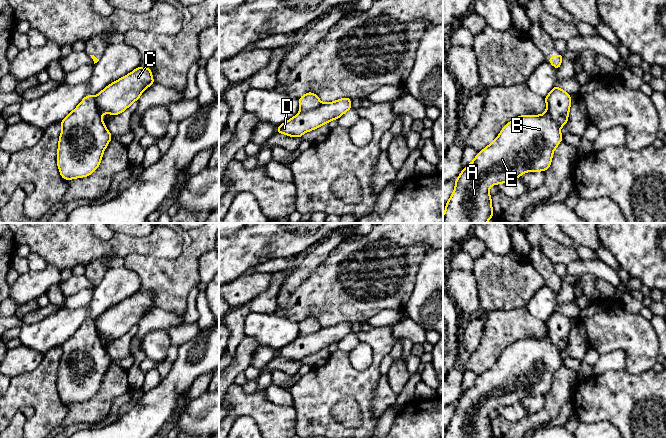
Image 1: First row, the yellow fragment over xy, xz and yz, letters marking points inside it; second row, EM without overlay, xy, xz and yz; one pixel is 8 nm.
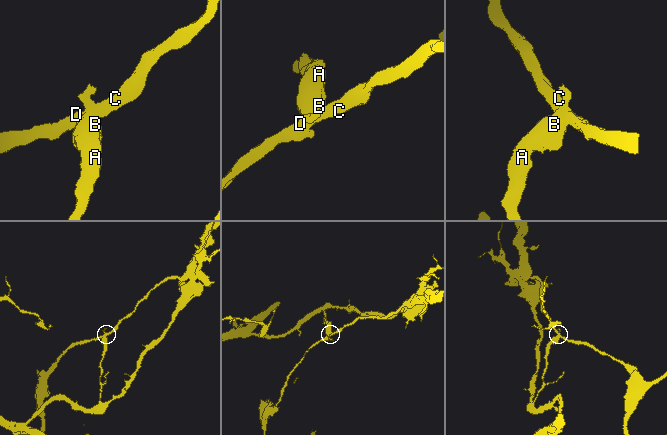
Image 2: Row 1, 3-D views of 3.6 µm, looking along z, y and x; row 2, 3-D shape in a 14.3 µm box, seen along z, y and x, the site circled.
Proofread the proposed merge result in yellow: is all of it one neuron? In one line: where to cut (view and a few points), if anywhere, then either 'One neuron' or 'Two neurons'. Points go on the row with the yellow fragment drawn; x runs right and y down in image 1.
Split along xz (322, 103), (309, 110), (302, 110), (300, 112). Two neurons

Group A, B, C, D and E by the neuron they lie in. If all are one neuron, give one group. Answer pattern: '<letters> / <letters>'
A B E / C D

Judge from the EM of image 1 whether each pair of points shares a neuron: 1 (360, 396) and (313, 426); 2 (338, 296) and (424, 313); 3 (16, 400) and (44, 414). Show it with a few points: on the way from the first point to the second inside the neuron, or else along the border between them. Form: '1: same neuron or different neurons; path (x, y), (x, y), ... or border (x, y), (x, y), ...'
1: same neuron; path (346, 392), (337, 392), (317, 412)
2: different neurons; border (414, 288), (402, 310)
3: same neuron; path (23, 400), (31, 400), (38, 407)

